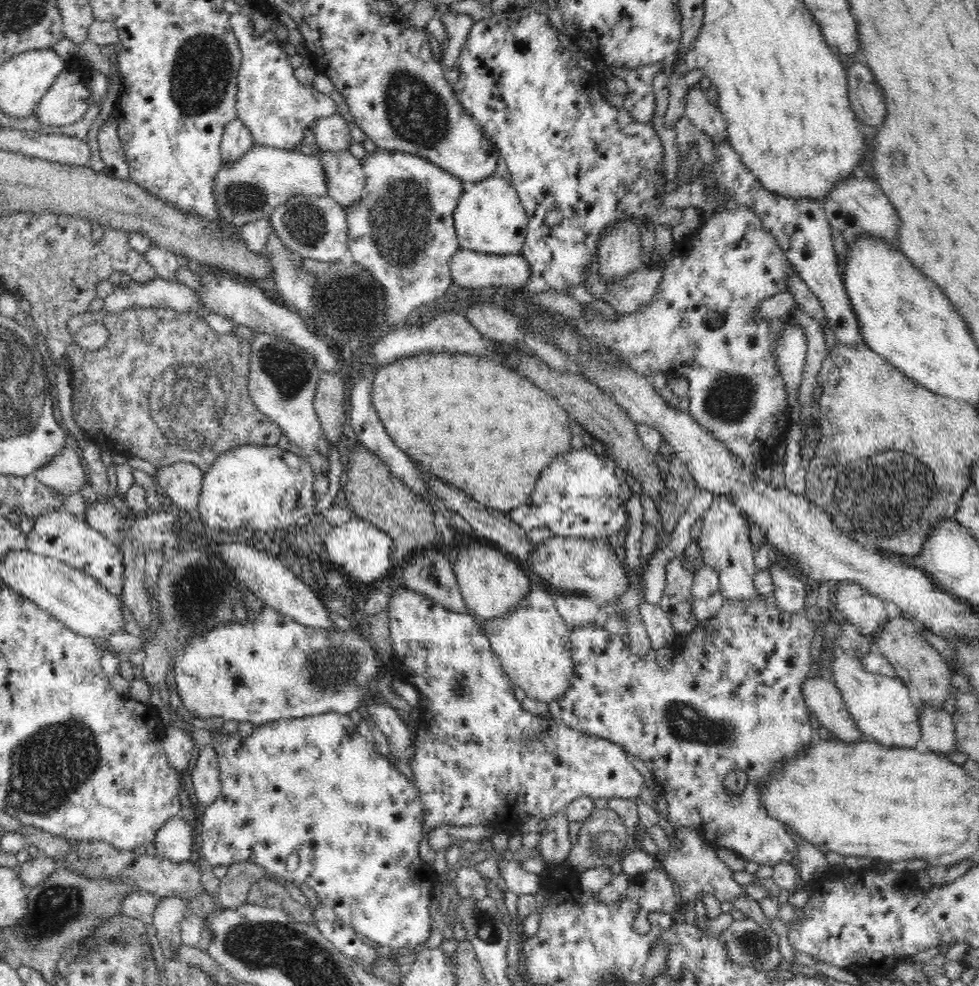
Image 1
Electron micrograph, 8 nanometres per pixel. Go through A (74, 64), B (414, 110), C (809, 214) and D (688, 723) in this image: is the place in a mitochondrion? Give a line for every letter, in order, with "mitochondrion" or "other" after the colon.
A: other
B: mitochondrion
C: other
D: mitochondrion

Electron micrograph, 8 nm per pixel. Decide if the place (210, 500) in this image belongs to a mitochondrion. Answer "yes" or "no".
no

